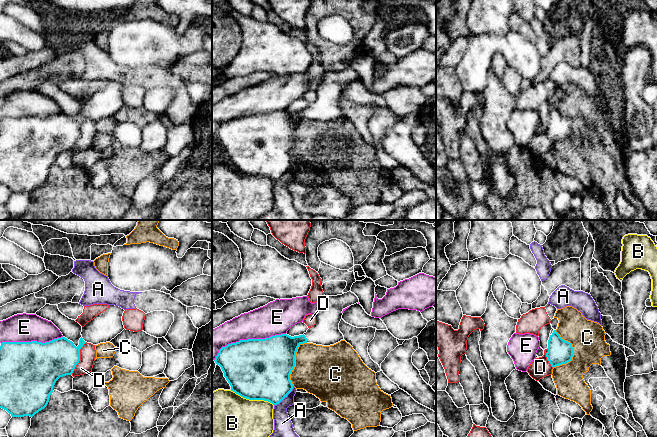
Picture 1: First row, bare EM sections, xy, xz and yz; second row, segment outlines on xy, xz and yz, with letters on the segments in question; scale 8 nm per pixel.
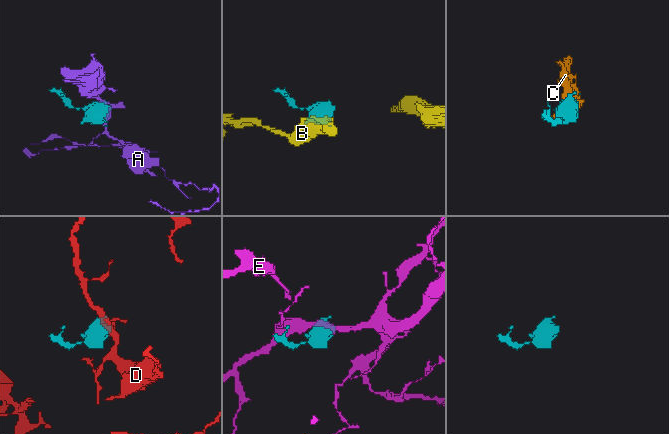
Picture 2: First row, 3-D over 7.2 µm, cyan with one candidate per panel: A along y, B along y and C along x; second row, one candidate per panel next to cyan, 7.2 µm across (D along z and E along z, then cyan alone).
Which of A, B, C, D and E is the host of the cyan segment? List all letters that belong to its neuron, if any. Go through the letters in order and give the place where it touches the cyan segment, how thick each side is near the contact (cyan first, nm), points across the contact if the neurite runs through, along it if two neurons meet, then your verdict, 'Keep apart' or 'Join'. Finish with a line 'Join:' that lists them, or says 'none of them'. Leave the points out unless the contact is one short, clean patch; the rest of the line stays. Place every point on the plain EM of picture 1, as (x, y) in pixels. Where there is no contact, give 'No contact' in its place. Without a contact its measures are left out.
A: Touches cyan at xz (284, 173). Thickness 420 nm (cyan) against 160 nm. Boundary: xz (293, 162), (274, 181). Keep apart
B: Touches cyan at xz (252, 175). Thickness 500 nm (cyan) against 460 nm. Keep apart
C: Touches cyan at yz (572, 128). Thickness 190 nm (cyan) against 280 nm. Keep apart
D: Touches cyan at xy (79, 134). Thickness 320 nm (cyan) against 130 nm. Boundary: xy (86, 118), (80, 125), (80, 136), (71, 150). Keep apart
E: Touches cyan at xz (248, 115). Thickness 500 nm (cyan) against 260 nm. Keep apart
Join: none of them

